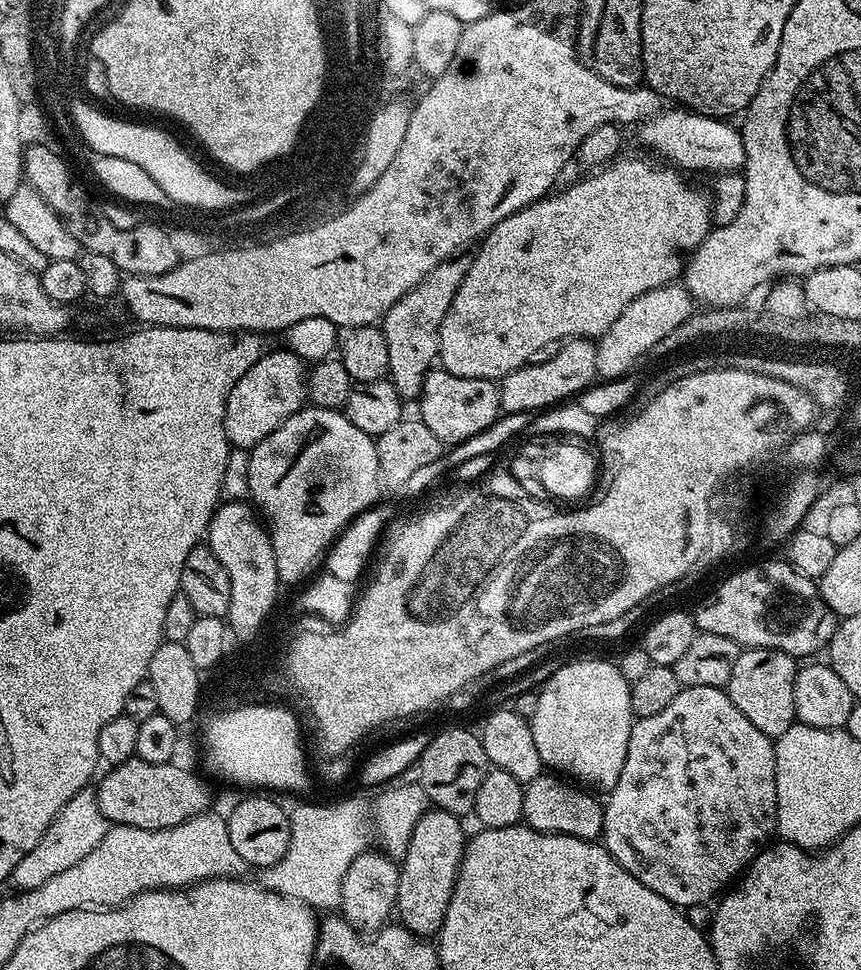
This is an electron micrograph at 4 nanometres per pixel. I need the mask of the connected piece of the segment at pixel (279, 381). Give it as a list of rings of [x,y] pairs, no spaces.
[[[287,350],[265,351],[264,356],[228,391],[224,429],[229,445],[236,450],[251,450],[262,438],[274,434],[286,418],[306,404],[306,364]]]

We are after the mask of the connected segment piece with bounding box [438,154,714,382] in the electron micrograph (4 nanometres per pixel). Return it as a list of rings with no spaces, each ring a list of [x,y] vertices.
[[[621,155],[607,166],[593,171],[596,172],[593,176],[588,176],[569,188],[561,187],[553,191],[538,202],[510,214],[505,220],[498,222],[498,226],[488,231],[488,235],[479,241],[480,253],[471,257],[470,270],[466,278],[462,278],[462,286],[458,286],[458,294],[454,294],[454,302],[450,302],[450,310],[446,310],[446,318],[442,322],[438,360],[445,370],[458,378],[482,378],[499,382],[514,370],[528,364],[539,364],[553,351],[554,346],[577,338],[599,338],[603,332],[610,330],[610,326],[614,326],[618,314],[622,314],[622,310],[626,310],[626,306],[630,306],[634,298],[673,283],[683,273],[688,257],[708,237],[713,227],[712,206],[709,197],[705,193],[703,196],[690,181],[683,180],[688,178],[677,169],[659,159],[644,156]]]

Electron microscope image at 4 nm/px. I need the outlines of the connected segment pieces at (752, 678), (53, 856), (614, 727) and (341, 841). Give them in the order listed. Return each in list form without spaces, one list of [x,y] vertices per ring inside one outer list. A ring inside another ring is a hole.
[[[744,648],[738,662],[734,662],[734,671],[730,674],[730,682],[726,691],[730,702],[762,730],[762,734],[773,738],[786,734],[790,726],[797,723],[794,710],[794,678],[797,661],[782,650],[773,648]]]
[[[95,787],[78,790],[78,794],[74,794],[74,798],[70,798],[70,802],[62,806],[62,810],[58,810],[54,822],[46,826],[46,834],[38,838],[38,846],[34,846],[34,850],[30,850],[30,854],[26,854],[26,858],[22,858],[18,866],[14,866],[10,877],[13,889],[16,892],[38,890],[38,886],[50,882],[50,878],[57,874],[62,874],[62,870],[82,862],[82,858],[86,858],[86,854],[90,854],[90,850],[94,850],[94,846],[98,846],[98,842],[106,838],[109,827],[108,820],[98,808]]]
[[[576,660],[562,665],[539,689],[539,694],[538,710],[534,710],[530,723],[541,765],[549,764],[549,769],[571,778],[577,785],[610,790],[618,782],[618,774],[622,774],[634,723],[630,681],[613,661]]]
[[[418,782],[402,783],[385,787],[372,805],[364,800],[340,800],[337,804],[300,804],[291,809],[290,846],[279,862],[263,869],[264,887],[269,892],[300,900],[313,910],[339,909],[342,878],[346,878],[350,862],[369,851],[368,839],[373,836],[380,843],[379,851],[399,862],[410,846],[414,826],[429,811],[426,790]]]

